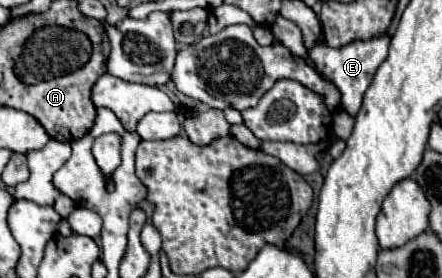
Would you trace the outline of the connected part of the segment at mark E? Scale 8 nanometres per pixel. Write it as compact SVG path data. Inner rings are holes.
M382 35L382 37L370 39L370 41L354 41L354 43L346 45L346 47L340 47L340 49L332 49L332 47L328 47L324 43L318 43L318 45L314 45L308 51L308 57L314 61L316 69L340 89L340 93L342 93L342 107L352 117L356 117L356 113L360 111L362 97L364 97L366 89L372 83L376 69L384 63L384 59L388 55L388 47L390 47L388 39L390 39L388 35Z

